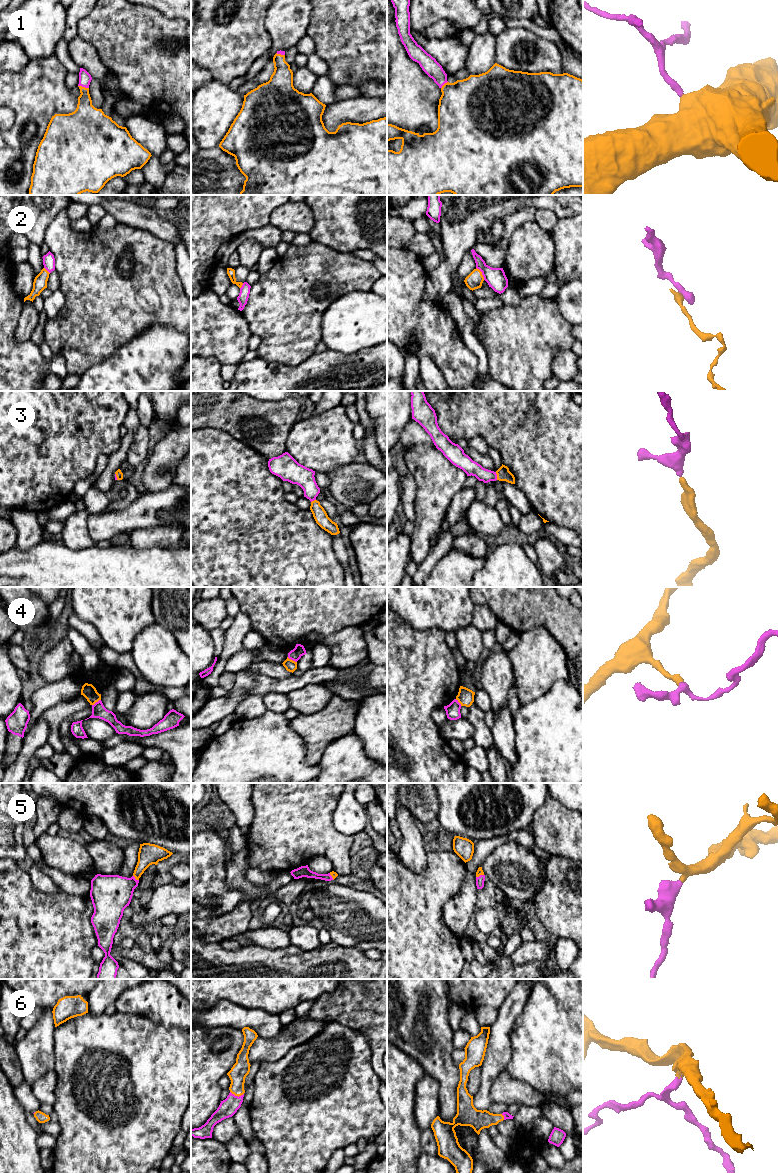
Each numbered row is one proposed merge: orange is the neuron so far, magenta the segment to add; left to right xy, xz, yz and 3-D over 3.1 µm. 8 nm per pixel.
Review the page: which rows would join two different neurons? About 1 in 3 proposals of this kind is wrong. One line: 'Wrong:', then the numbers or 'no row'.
Wrong: 2, 4

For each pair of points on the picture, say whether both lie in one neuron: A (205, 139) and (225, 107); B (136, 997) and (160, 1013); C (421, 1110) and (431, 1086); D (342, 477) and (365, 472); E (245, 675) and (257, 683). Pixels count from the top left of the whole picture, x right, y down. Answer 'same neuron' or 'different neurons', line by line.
A: same neuron
B: same neuron
C: same neuron
D: same neuron
E: same neuron

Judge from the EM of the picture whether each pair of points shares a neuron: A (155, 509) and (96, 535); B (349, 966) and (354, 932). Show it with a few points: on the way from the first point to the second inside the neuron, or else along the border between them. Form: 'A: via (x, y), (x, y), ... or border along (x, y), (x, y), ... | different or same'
A: via (140, 514), (126, 521), (111, 524) | same
B: border along (332, 941), (339, 945), (357, 947), (364, 950) | different

